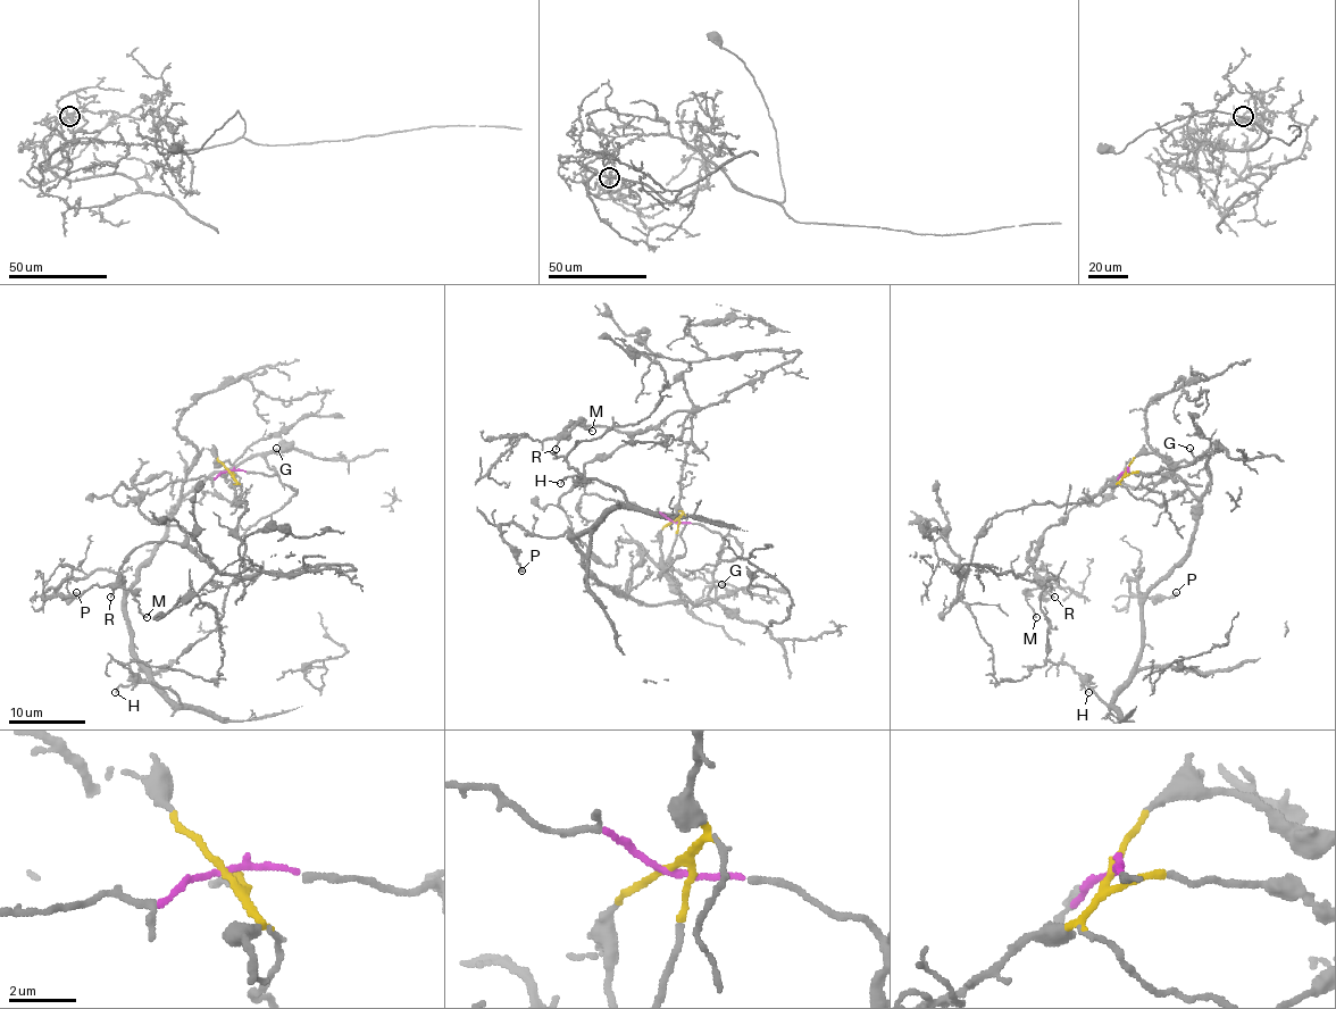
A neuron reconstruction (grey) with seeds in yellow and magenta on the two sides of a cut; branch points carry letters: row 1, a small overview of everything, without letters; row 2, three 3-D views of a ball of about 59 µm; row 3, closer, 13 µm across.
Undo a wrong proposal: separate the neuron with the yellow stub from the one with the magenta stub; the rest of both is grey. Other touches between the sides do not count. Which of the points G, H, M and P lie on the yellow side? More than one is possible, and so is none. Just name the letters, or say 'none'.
M

